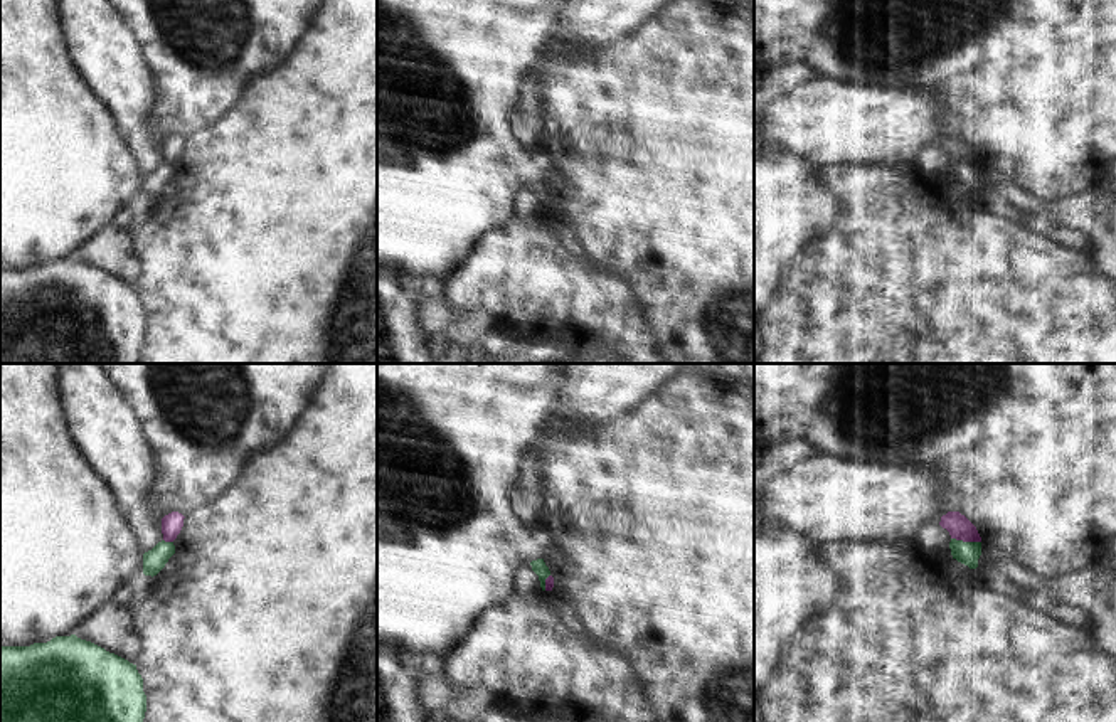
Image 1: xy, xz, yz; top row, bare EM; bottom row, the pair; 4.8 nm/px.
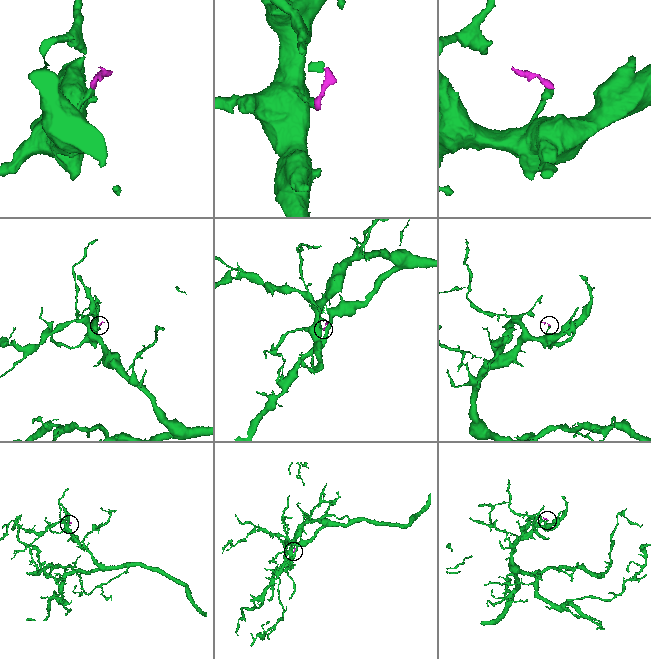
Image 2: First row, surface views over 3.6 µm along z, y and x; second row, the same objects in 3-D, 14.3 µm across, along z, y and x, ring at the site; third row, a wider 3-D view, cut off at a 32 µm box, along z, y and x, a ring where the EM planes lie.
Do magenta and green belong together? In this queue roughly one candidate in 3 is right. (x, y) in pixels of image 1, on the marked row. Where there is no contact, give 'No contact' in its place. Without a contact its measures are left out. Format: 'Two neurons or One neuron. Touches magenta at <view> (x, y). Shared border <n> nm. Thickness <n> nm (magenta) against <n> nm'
Two neurons. Touches magenta at yz (967, 541). Shared border 150 nm. Thickness 110 nm (magenta) against 110 nm

